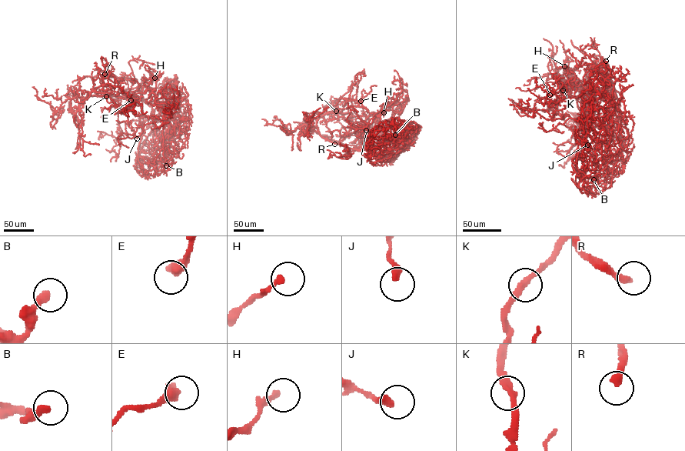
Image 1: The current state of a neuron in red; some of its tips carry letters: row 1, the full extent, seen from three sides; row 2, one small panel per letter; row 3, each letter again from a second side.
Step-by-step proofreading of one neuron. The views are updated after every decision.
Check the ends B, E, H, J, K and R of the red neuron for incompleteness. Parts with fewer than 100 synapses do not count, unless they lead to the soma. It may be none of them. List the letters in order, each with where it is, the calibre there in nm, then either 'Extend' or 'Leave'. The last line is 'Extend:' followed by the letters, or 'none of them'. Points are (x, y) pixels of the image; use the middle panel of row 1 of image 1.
B: Place: (395, 135). Thickness 320 nm. Leave
E: Place: (360, 101). Thickness 460 nm. Leave
H: Place: (384, 112). Thickness 200 nm. Leave
J: Place: (366, 130). Thickness 300 nm. Leave
K: Place: (336, 111). Thickness 280 nm. Leave
R: Place: (334, 144). Thickness 280 nm. Extend
Extend: R

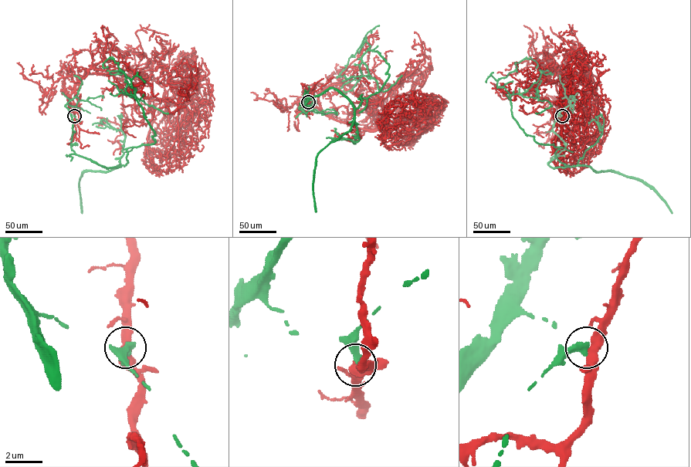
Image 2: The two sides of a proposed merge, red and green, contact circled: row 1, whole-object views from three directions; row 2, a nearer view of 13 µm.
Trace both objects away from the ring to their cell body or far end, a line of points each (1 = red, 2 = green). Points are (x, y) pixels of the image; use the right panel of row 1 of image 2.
1: (562, 116), (567, 102), (566, 78), (572, 74), (587, 74), (590, 79), (580, 109)
2: (562, 116), (552, 129), (565, 148), (551, 167), (569, 165), (524, 132), (497, 86), (525, 59), (536, 66)

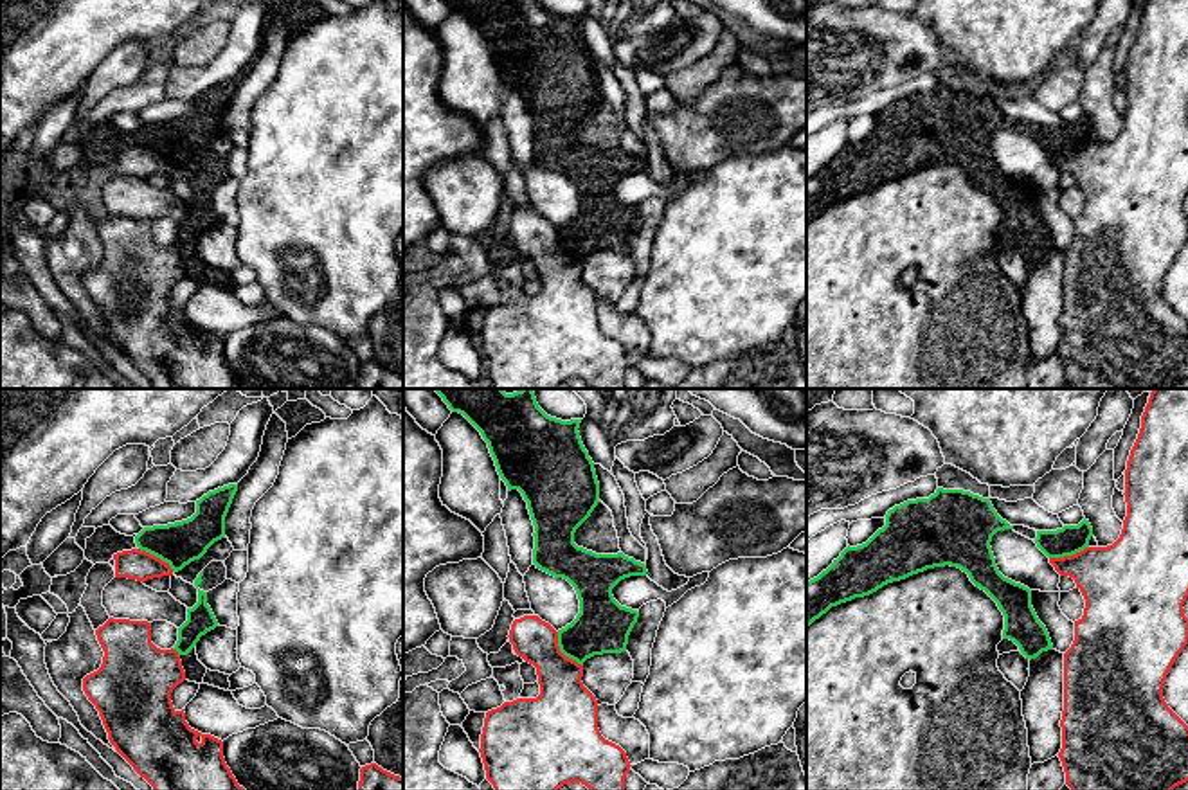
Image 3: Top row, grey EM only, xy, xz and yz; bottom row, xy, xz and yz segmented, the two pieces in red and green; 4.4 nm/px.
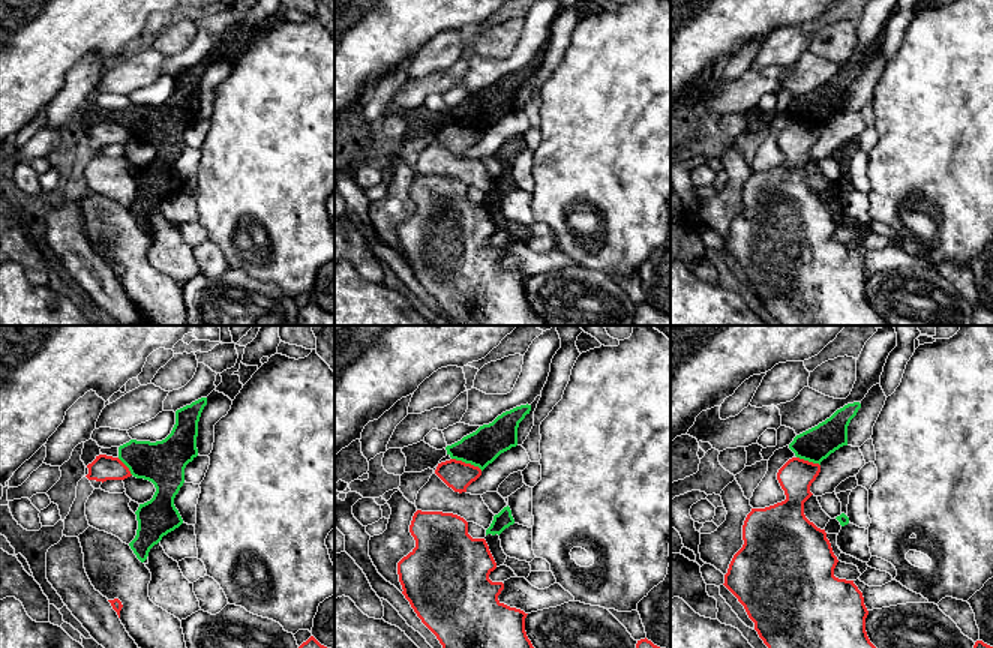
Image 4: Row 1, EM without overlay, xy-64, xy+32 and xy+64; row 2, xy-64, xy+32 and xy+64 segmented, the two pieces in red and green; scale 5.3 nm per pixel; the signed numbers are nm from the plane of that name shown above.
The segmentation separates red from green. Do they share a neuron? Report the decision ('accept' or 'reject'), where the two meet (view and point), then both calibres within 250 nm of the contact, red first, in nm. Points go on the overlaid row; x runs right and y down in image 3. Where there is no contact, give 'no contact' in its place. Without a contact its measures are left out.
reject | xz (560, 652) | 260/240 nm

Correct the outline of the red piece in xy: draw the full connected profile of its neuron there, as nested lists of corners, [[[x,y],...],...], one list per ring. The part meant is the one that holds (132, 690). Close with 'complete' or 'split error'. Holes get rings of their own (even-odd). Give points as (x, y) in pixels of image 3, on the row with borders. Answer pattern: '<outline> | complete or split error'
[[[110,617],[95,635],[104,657],[101,668],[83,678],[83,691],[99,711],[110,743],[133,770],[153,790],[245,790],[225,763],[223,741],[191,729],[184,709],[173,707],[171,693],[185,680],[185,671],[176,650],[160,650],[151,642],[151,623]]] | complete

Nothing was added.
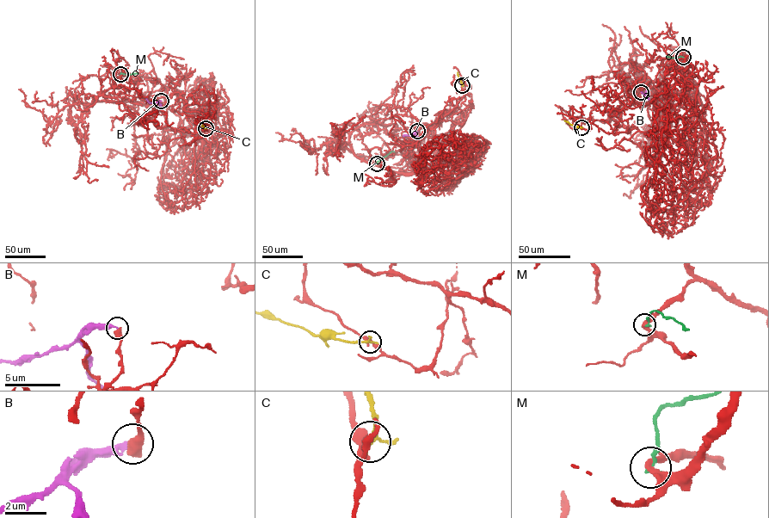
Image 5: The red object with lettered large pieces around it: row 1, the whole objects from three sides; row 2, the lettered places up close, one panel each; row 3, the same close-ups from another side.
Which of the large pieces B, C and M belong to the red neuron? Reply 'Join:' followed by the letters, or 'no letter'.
Join: no letter

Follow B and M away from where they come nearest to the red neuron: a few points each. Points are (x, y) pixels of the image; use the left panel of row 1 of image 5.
B: (161, 101), (151, 103), (146, 99)
M: (120, 74), (138, 73)

